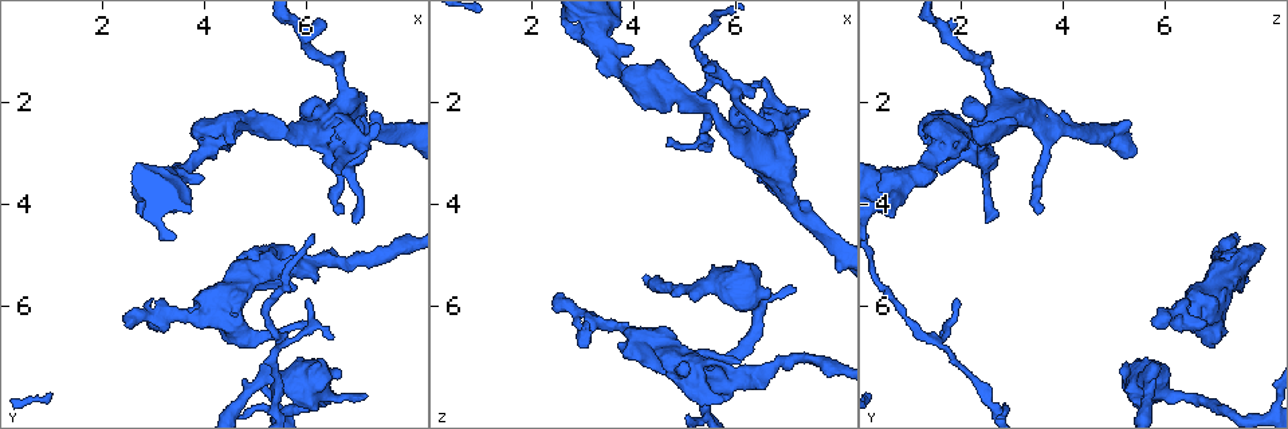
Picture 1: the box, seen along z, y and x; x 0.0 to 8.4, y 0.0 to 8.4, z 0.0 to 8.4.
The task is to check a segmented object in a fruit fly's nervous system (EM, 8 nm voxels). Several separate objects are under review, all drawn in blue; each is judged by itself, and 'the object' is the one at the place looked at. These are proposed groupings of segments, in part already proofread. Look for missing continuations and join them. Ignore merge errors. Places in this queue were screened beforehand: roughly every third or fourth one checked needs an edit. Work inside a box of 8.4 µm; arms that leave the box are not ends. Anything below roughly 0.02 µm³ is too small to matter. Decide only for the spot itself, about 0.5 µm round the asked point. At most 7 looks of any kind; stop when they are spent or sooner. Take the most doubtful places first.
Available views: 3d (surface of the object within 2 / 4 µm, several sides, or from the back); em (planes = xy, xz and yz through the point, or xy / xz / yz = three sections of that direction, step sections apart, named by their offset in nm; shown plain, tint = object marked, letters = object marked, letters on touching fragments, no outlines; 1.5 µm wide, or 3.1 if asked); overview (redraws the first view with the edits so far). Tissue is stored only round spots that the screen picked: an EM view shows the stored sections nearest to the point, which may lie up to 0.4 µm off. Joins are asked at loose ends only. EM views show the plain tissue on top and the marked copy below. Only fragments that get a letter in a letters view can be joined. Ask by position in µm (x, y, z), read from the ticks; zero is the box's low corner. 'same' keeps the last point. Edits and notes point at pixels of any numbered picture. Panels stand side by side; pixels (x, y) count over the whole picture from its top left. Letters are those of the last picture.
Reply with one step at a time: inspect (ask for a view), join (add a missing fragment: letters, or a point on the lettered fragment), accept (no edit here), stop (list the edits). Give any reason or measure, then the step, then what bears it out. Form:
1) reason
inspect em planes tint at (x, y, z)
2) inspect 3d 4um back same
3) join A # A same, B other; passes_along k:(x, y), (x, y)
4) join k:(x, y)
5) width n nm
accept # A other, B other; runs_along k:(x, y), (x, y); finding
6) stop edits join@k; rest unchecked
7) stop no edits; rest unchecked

inspect 3d 2um at (6.90, 4.35, 2.50)

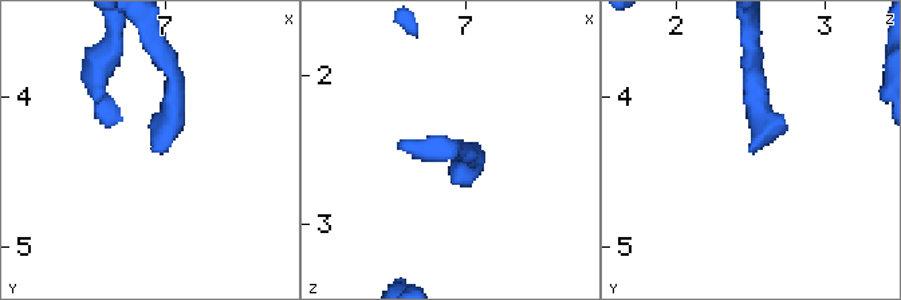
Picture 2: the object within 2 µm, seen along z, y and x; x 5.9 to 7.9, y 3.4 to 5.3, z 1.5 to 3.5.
need the tissue
inspect em yz step 4 letters at (6.94, 4.34, 2.46)

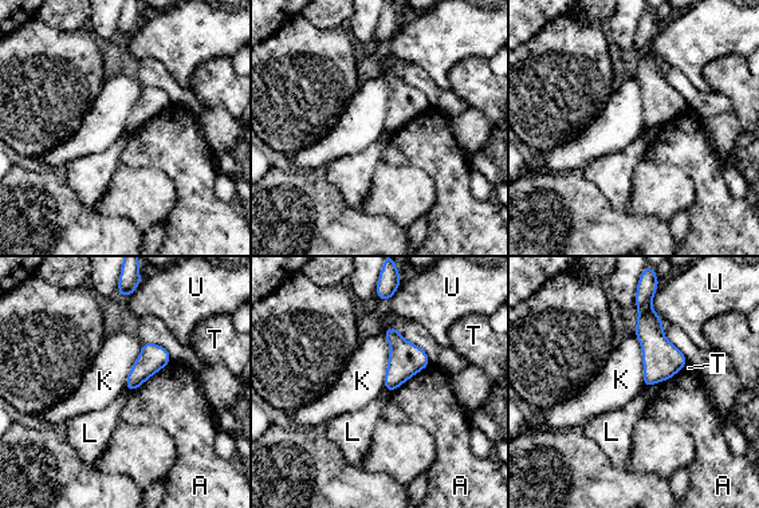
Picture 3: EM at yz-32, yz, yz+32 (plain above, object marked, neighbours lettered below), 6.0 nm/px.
width 120 nm
accept # A other, K other, L other, T other, U other; border 3:(381, 333), (390, 346), (385, 389); no lettered fragment goes on from it

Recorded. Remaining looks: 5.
branch stops here
inspect em xy step 8 tint at (7.45, 2.45, 2.25)

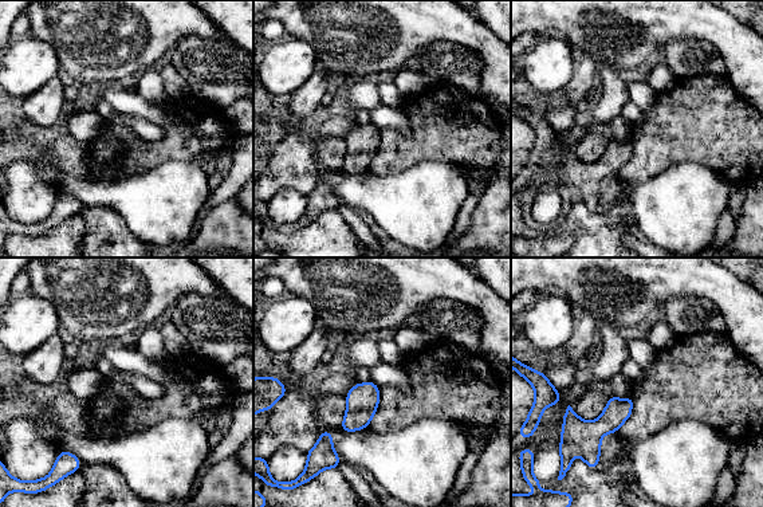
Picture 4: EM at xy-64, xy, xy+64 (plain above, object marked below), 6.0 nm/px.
cut it another way
inspect em planes letters same

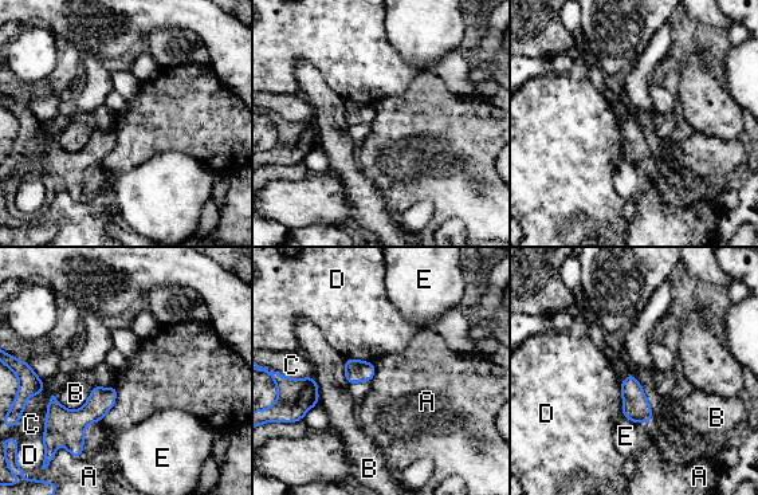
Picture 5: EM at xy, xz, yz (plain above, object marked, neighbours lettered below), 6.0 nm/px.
longest_contact A 260 nm
accept # A other, B other, C other, D other, E other; border 5:(116, 384), (116, 403), (98, 423); none of them fits

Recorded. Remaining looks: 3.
tapers out
inspect em planes tint at (6.05, 5.90, 1.95)

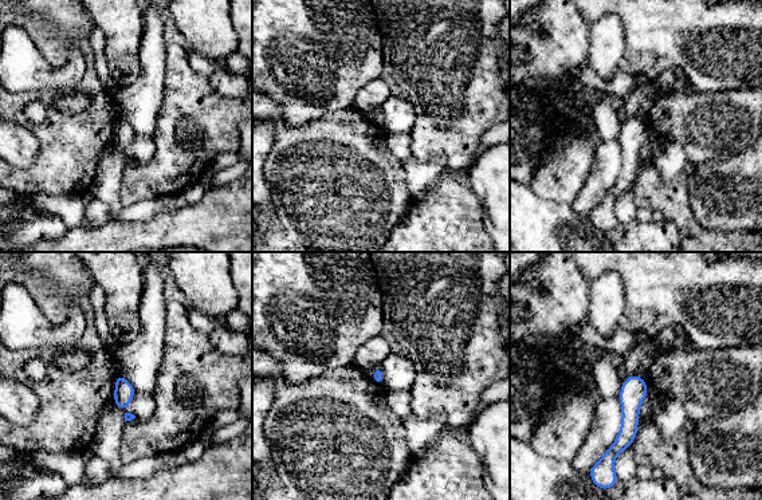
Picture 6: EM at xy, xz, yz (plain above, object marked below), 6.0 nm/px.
what lies round it
inspect em planes letters same

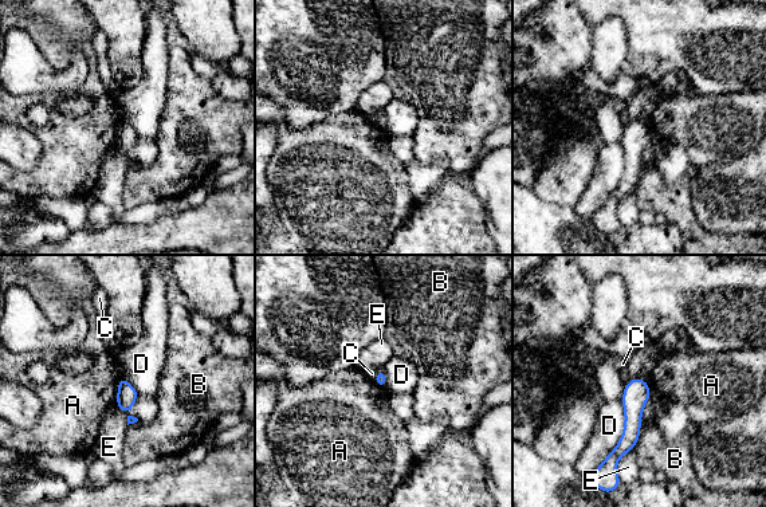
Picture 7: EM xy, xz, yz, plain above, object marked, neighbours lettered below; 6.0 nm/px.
accept # A other, B other, C other, D other, E other; border 7:(623, 400), (621, 439), (598, 467); none of them fits

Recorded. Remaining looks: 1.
stop no edits; rest unchecked

